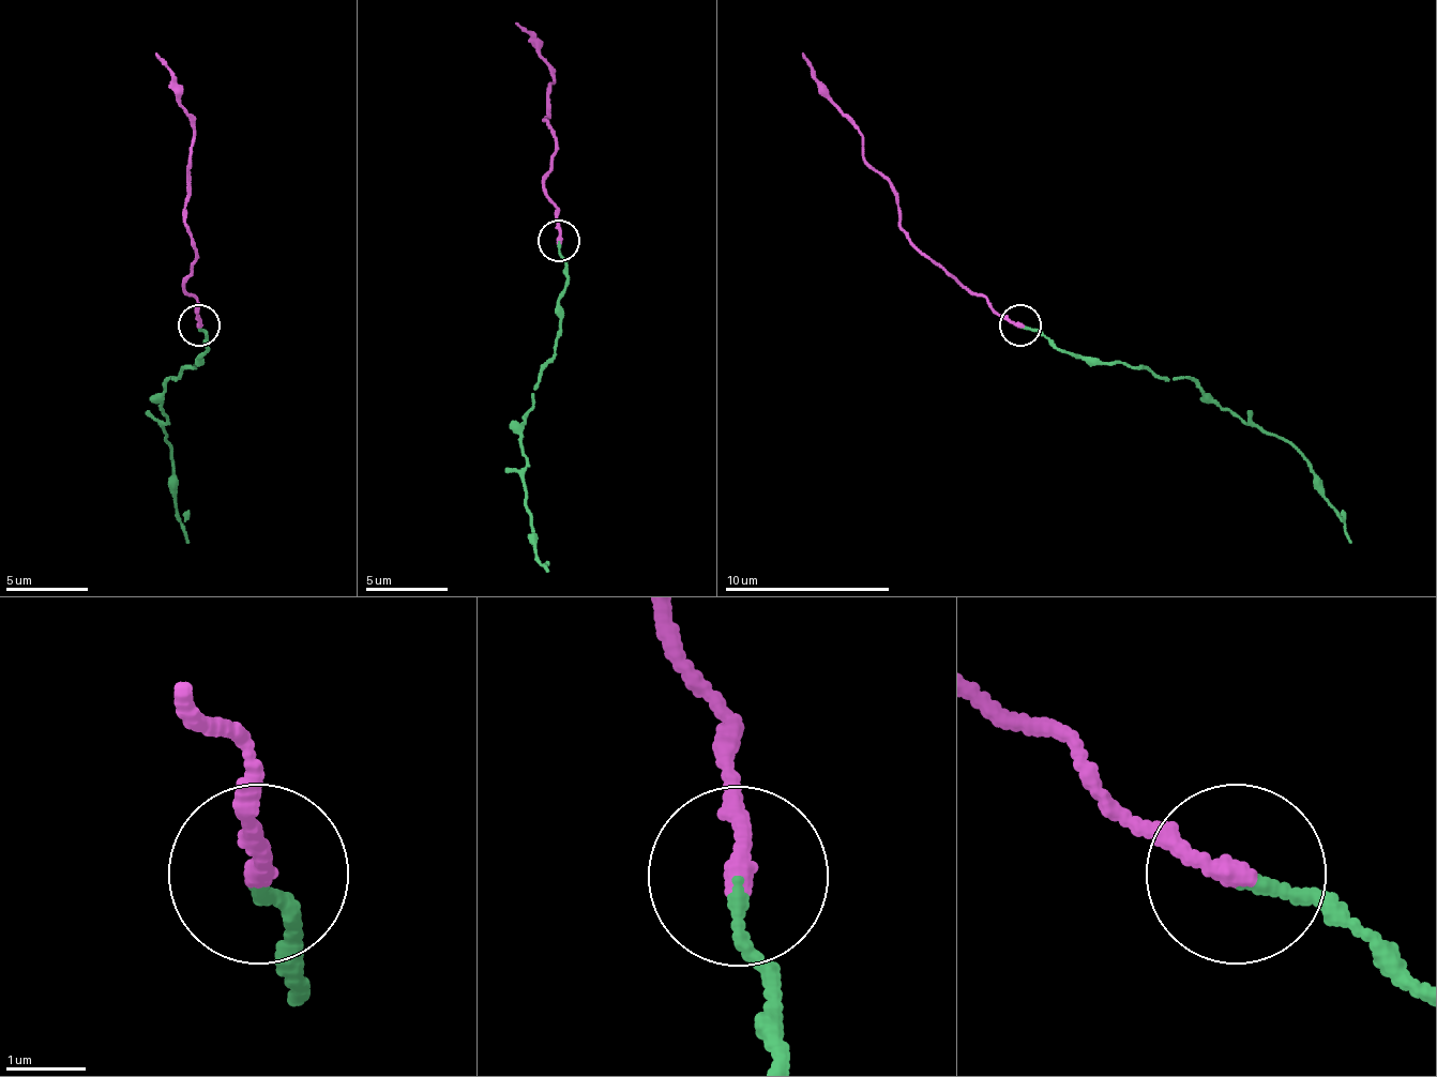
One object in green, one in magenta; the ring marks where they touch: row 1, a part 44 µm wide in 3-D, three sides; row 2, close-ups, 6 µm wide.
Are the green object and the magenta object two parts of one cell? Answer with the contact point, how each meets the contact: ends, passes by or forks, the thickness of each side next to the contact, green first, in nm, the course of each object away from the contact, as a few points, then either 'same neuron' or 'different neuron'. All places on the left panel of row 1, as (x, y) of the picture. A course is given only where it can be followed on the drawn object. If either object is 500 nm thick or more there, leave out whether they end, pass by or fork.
at (199, 325); green ends there; magenta ends there; 150 nm thick on the green side, 280 nm on the other; green runs (198, 328), (207, 349), (198, 361), (174, 378), (161, 394), (174, 506), (190, 543); magenta runs (198, 324), (185, 283), (194, 241), (185, 225), (185, 187), (194, 117), (156, 51); different neuron

